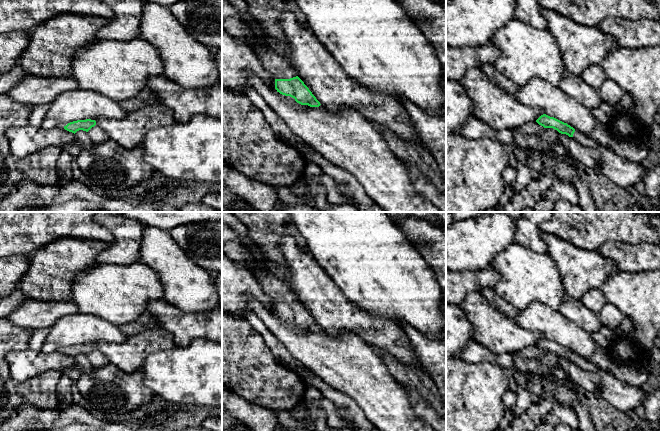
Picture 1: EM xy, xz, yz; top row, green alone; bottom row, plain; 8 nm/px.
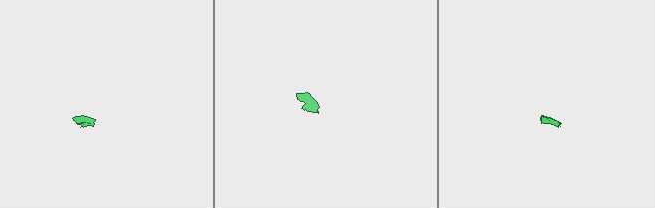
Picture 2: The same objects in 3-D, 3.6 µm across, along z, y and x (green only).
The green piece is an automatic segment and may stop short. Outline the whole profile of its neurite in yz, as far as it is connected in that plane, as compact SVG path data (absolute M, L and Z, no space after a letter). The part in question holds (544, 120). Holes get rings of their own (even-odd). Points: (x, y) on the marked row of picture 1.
M543 114L536 120L536 122L544 128L553 128L561 134L566 134L584 146L602 148L595 140L587 137L586 134L583 134L578 130L575 130L567 123L564 123L554 117L550 117L546 114Z

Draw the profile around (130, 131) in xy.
M160 102L127 112L122 119L98 118L95 121L110 140L126 149L141 146L151 129L176 122L173 110Z

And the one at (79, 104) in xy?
M74 89L61 93L49 104L41 128L64 127L77 120L122 119L127 112L118 102L94 91Z

